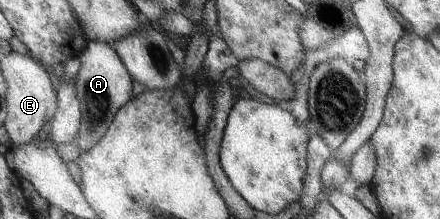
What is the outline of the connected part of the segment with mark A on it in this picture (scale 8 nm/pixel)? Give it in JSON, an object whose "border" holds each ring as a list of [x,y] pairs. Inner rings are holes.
{"border":[[[90,41],[78,59],[80,68],[77,74],[77,94],[81,103],[83,122],[73,143],[79,147],[82,155],[106,135],[117,113],[133,98],[134,79],[120,54],[106,42]]]}

